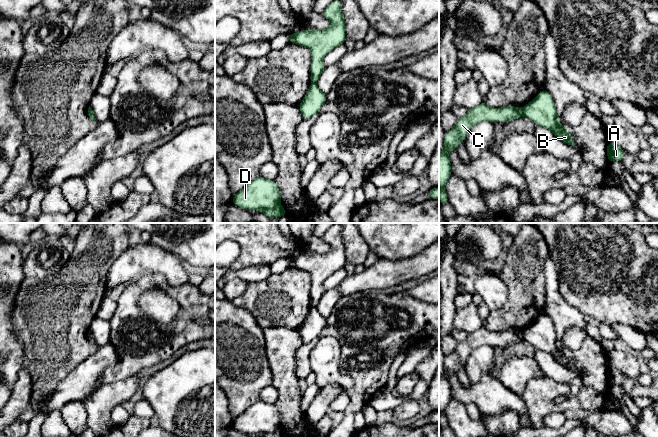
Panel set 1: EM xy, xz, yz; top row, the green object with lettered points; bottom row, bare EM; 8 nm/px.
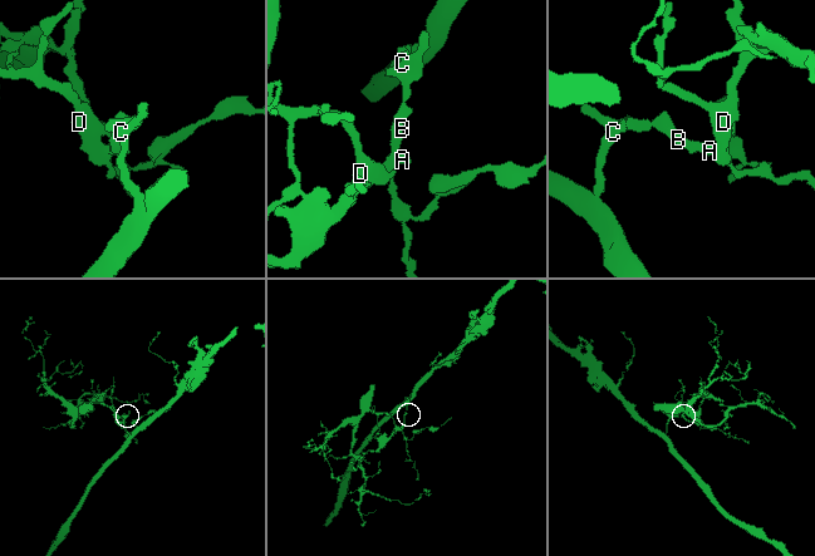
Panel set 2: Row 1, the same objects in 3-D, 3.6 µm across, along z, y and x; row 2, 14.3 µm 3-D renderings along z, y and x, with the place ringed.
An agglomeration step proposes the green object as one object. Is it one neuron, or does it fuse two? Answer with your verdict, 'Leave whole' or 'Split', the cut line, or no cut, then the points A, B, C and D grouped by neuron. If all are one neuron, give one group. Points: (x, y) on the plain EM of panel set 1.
Split. Split along yz (522, 332), (524, 338). Groups: A B D / C

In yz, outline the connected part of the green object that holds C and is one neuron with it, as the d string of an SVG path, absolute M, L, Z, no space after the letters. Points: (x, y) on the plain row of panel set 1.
M483 325L479 329L468 333L464 341L456 343L455 350L445 356L444 371L439 377L439 424L441 430L448 427L445 408L451 400L449 376L458 373L459 368L464 366L471 351L482 345L491 347L506 346L520 342L523 339L522 331L504 330L493 332Z

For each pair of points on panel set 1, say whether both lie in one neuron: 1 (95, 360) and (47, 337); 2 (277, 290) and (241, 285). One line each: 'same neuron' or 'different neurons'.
1: different neurons
2: different neurons

